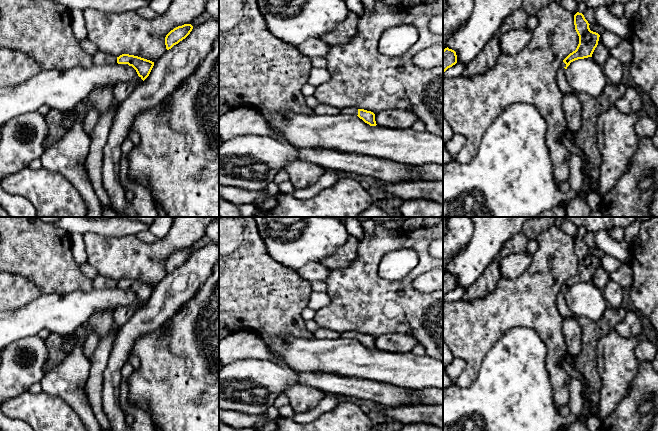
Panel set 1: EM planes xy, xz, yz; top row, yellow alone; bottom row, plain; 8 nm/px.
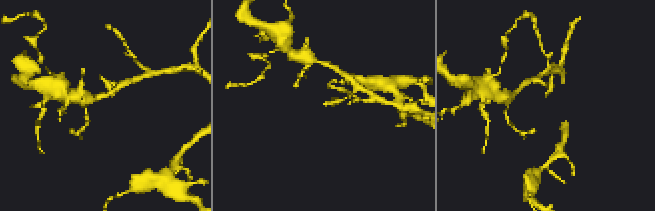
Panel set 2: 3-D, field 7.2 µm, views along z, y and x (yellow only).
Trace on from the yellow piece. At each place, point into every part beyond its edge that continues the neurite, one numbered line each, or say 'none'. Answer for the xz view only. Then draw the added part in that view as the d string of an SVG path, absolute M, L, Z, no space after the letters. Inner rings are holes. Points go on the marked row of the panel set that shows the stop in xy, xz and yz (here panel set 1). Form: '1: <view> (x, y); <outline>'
1: xz (348, 110); M346 107L346 108L340 110L340 114L357 116L358 115L358 108Z

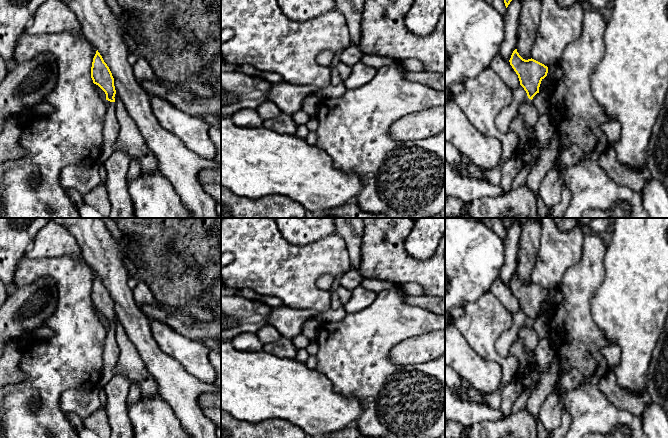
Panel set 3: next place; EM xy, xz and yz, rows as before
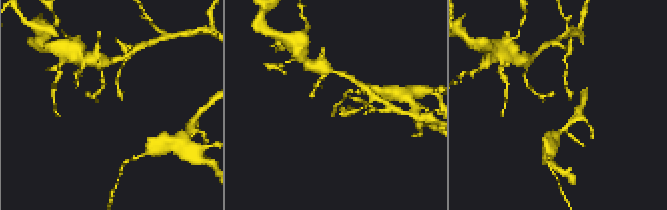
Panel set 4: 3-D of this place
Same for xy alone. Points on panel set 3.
1: xy (111, 128); M108 101L103 123L103 143L98 164L104 164L113 153L113 145L119 137L120 126L116 117L115 102Z

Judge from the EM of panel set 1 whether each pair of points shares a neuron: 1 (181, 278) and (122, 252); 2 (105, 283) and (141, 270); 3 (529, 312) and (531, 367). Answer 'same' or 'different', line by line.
1: different
2: different
3: different

